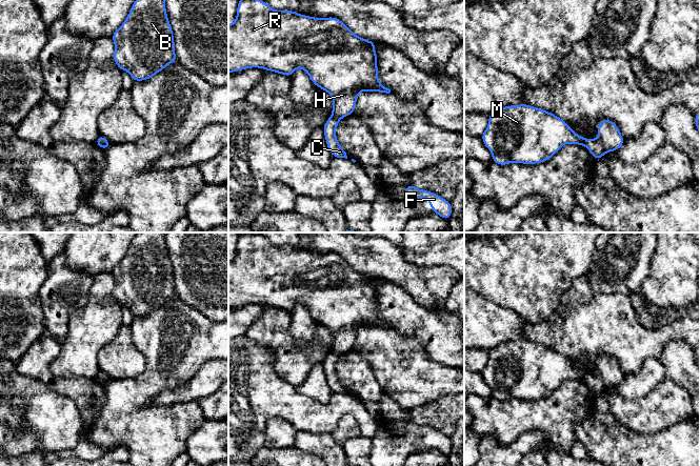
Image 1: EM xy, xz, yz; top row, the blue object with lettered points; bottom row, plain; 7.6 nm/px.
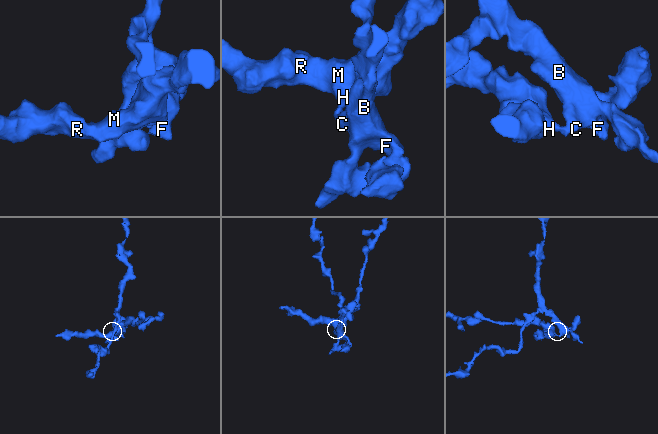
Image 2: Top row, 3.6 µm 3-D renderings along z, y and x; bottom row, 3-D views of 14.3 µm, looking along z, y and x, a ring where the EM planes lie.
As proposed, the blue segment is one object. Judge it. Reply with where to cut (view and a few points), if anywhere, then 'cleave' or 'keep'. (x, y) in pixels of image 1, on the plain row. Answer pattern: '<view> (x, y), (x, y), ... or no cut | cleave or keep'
xz (332, 350), (339, 355) | cleave

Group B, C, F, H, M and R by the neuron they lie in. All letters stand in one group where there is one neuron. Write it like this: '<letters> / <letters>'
B C F / H M R

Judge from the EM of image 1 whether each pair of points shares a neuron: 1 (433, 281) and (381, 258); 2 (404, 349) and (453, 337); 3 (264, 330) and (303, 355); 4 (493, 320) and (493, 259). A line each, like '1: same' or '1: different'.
1: same
2: different
3: same
4: different

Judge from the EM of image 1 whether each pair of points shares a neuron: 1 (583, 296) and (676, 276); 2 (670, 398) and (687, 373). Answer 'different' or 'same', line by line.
1: different
2: different

